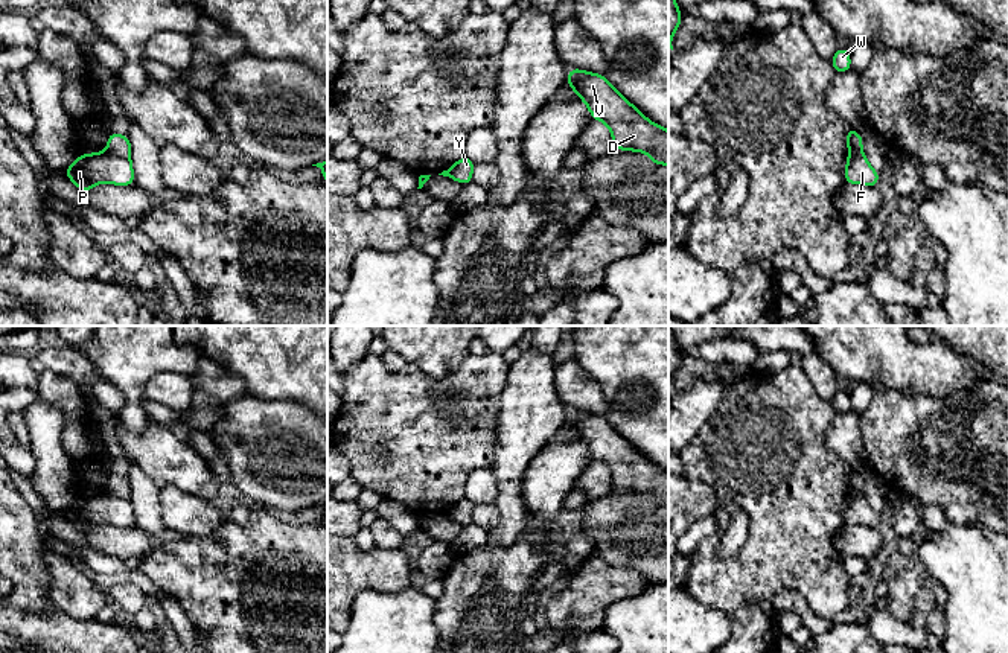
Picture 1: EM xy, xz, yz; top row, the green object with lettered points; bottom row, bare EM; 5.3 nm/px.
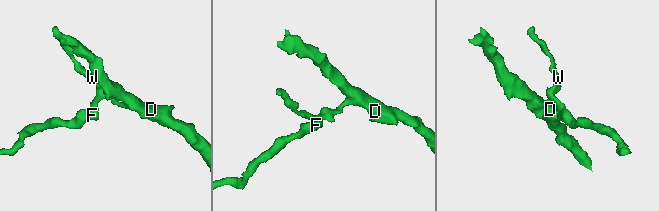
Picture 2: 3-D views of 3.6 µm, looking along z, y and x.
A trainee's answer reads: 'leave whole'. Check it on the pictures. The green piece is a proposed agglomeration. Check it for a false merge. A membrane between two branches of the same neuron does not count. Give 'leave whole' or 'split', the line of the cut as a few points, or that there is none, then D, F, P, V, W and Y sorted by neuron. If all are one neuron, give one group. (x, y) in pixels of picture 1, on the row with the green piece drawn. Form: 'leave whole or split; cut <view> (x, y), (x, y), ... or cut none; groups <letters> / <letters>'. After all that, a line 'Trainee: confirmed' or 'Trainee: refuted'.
split; cut xy (107, 149), (128, 159); groups D V W Y / F P
Trainee: refuted

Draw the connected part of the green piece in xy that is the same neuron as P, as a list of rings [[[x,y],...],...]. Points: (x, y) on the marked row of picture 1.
[[[110,151],[82,154],[64,174],[84,192],[88,192],[99,183],[117,186],[136,184],[131,160],[120,158]]]

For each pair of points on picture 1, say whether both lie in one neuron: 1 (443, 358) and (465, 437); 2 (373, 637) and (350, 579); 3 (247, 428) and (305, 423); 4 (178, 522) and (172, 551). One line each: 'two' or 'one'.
1: two
2: two
3: one
4: two

